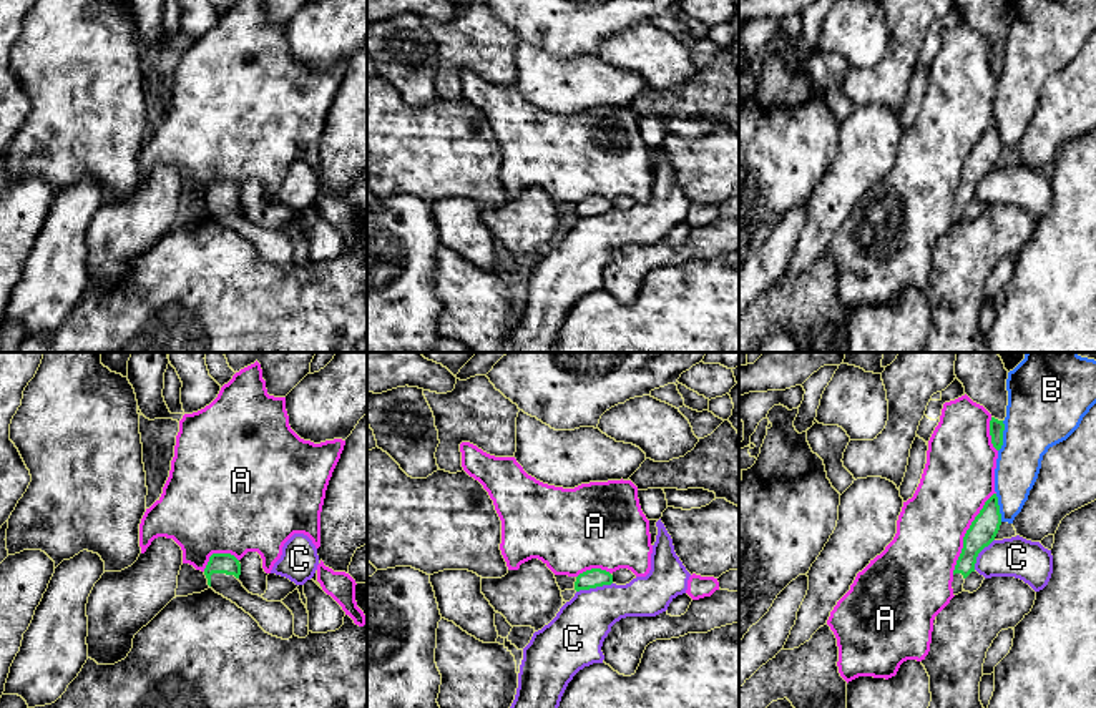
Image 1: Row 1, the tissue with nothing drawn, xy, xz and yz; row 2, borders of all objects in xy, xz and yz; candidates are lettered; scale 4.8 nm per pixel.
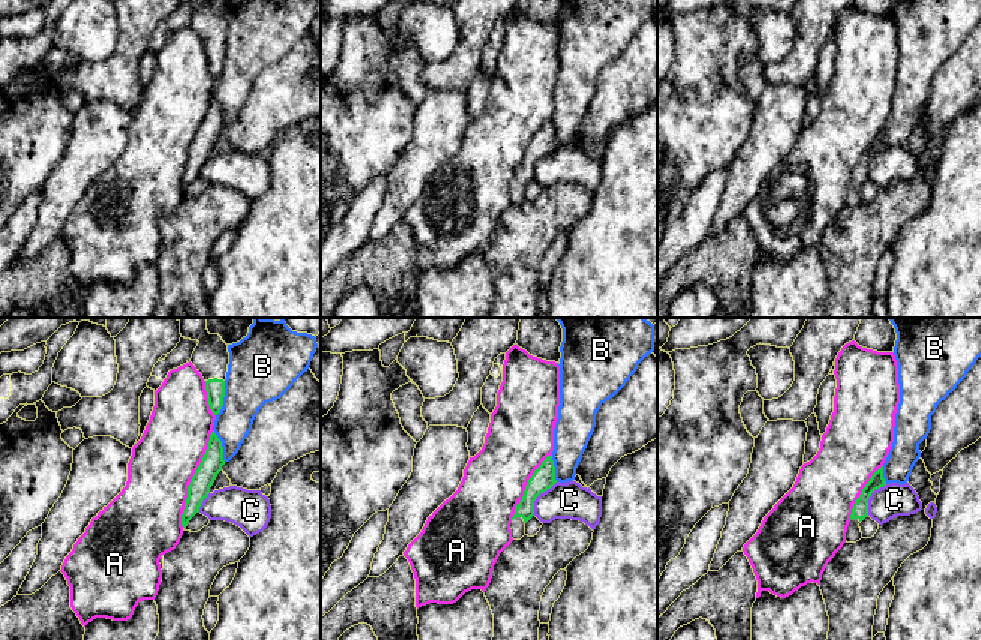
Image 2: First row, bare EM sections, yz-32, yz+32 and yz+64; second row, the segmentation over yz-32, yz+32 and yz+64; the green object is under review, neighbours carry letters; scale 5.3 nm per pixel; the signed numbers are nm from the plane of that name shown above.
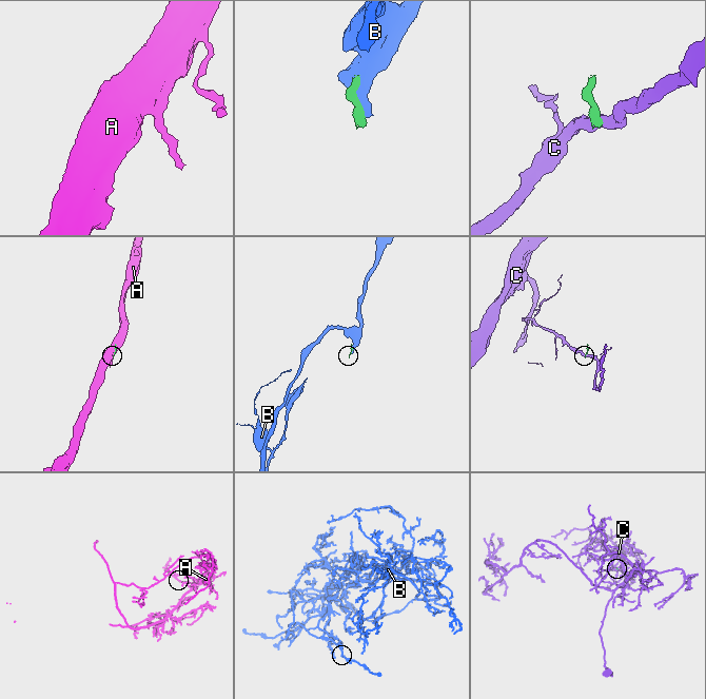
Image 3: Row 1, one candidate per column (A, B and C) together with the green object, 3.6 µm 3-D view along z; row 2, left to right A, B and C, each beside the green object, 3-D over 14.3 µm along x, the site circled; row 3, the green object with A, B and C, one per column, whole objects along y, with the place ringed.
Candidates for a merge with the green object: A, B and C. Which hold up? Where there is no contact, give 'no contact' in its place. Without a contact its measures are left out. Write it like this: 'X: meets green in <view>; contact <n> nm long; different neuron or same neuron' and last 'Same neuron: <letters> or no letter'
A: meets green in yz; contact 460 nm long; different neuron
B: meets green in yz; contact 150 nm long; different neuron
C: meets green in xz; contact 180 nm long; different neuron
Same neuron: no letter

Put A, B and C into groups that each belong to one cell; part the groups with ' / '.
A / B / C

